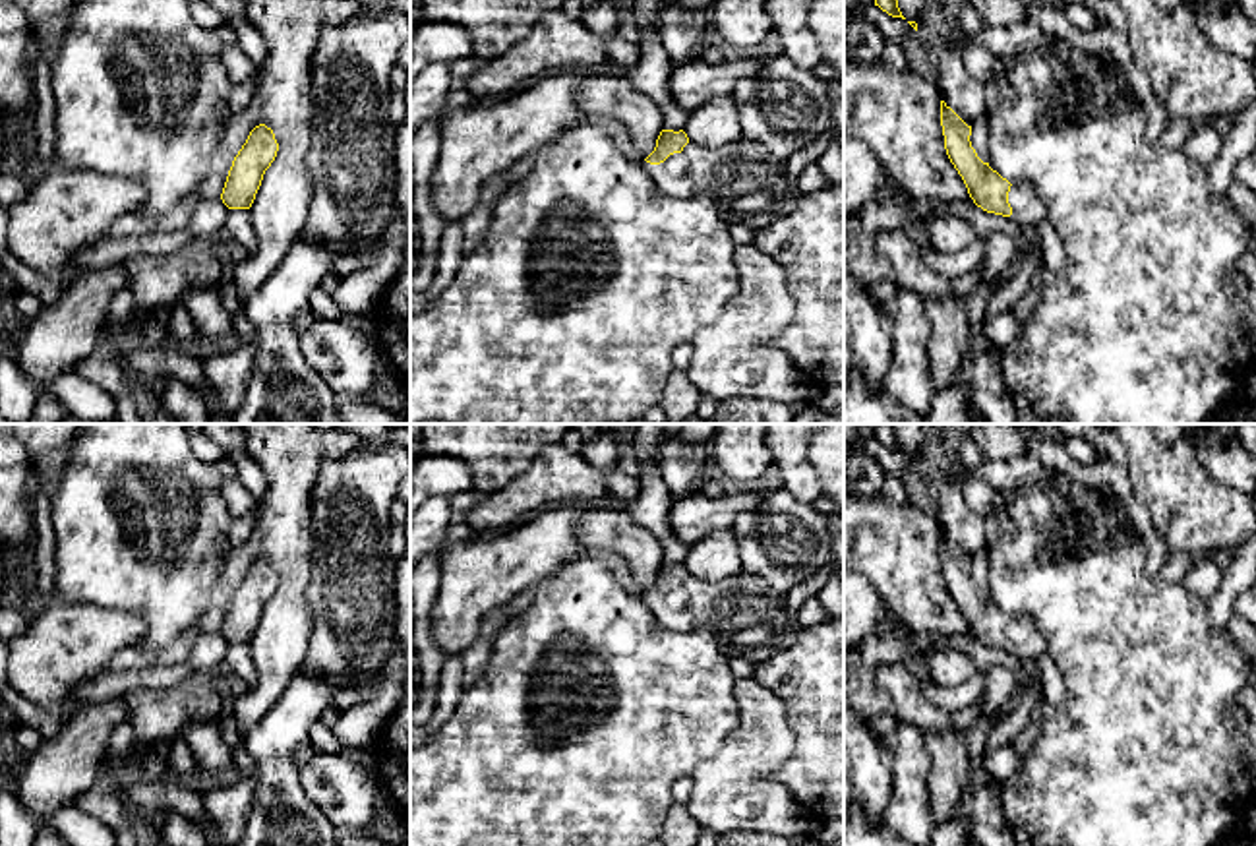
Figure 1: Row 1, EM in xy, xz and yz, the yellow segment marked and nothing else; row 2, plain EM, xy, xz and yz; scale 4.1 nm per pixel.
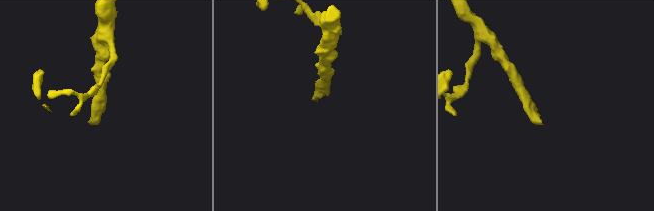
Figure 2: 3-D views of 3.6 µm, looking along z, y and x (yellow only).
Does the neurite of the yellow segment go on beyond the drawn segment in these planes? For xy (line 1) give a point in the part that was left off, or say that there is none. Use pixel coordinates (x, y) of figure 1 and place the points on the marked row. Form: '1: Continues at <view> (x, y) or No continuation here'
1: No continuation here

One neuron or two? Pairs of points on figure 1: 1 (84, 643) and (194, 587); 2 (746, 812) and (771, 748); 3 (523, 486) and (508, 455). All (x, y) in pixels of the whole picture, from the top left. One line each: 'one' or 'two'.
1: two
2: one
3: two

